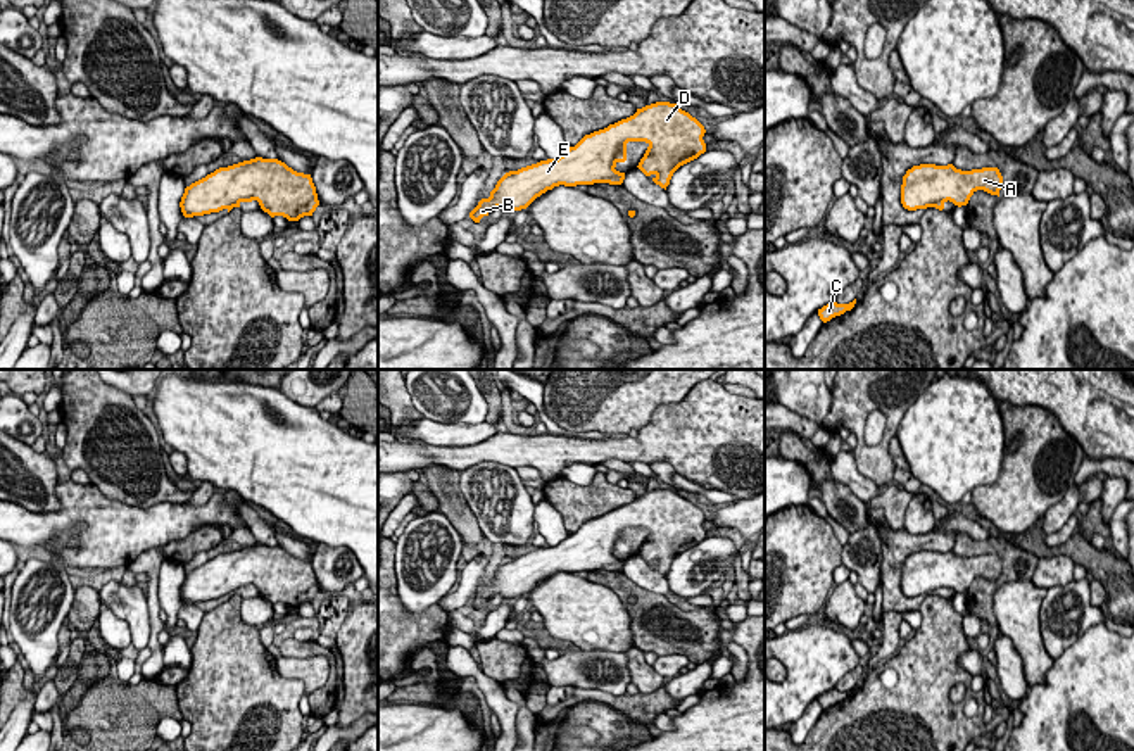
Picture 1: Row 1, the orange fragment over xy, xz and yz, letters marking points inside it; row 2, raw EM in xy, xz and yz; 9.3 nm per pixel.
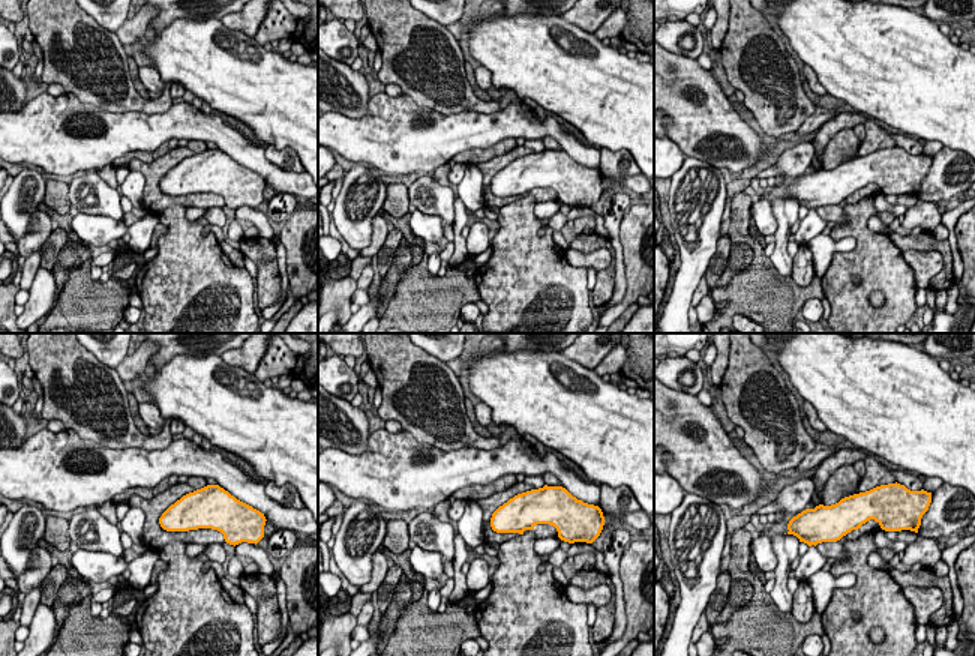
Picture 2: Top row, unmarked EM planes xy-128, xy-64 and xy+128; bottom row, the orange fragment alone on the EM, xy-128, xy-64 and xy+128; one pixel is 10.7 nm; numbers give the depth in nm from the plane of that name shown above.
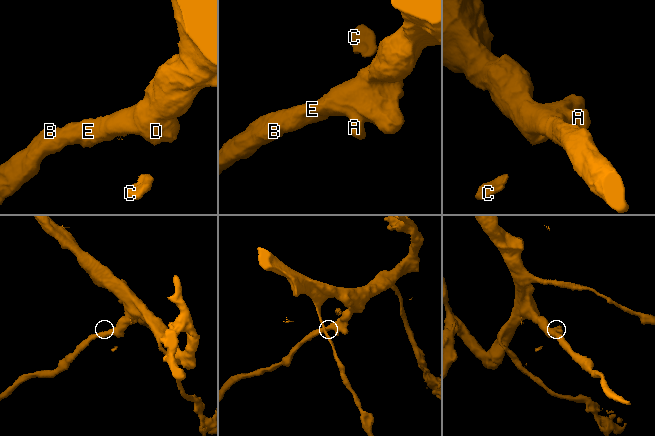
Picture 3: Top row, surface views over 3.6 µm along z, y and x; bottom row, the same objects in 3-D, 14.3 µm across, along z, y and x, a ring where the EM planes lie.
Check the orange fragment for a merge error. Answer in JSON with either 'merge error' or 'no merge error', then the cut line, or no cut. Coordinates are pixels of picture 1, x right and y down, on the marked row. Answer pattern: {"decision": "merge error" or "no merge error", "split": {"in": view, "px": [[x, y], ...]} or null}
{"decision": "merge error", "split": {"in": "xy", "px": [[256, 199], [244, 197], [225, 208]]}}

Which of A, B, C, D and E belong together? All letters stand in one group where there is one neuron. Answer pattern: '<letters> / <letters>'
A B D E / C

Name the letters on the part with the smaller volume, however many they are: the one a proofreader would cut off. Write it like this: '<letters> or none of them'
C

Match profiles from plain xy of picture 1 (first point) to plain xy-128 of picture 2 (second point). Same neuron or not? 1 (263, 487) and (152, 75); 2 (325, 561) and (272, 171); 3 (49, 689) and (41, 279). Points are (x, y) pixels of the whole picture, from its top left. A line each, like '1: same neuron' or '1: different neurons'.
1: different neurons
2: different neurons
3: different neurons

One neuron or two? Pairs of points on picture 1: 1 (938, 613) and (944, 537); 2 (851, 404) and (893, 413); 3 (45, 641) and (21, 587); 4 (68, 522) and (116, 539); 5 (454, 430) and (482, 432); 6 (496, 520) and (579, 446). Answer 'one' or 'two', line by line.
1: two
2: one
3: one
4: one
5: one
6: two

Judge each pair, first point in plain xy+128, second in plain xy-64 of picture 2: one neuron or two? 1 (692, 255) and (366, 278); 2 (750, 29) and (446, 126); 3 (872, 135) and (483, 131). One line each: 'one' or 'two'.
1: two
2: two
3: two

